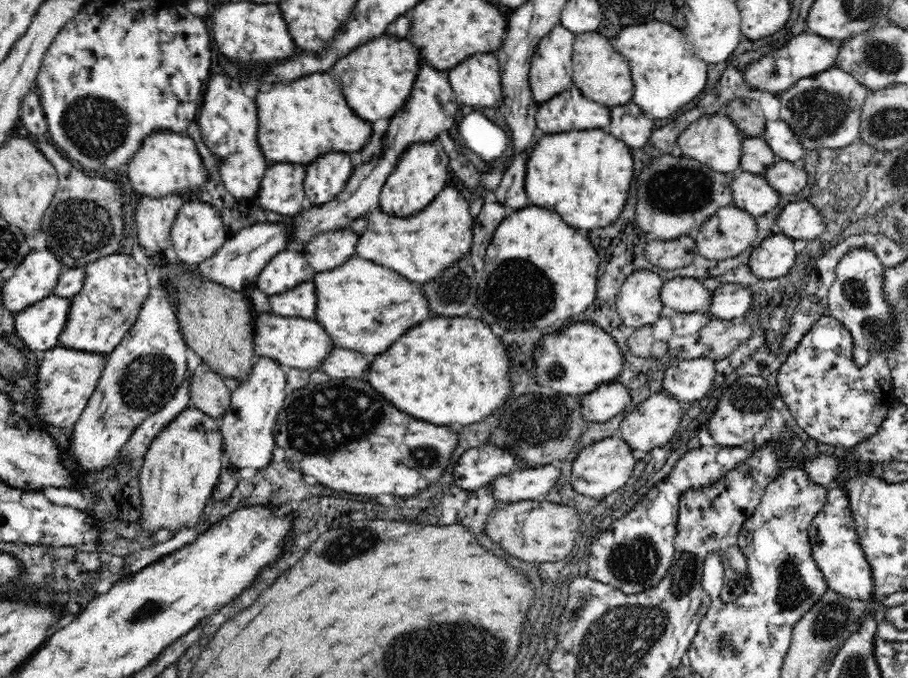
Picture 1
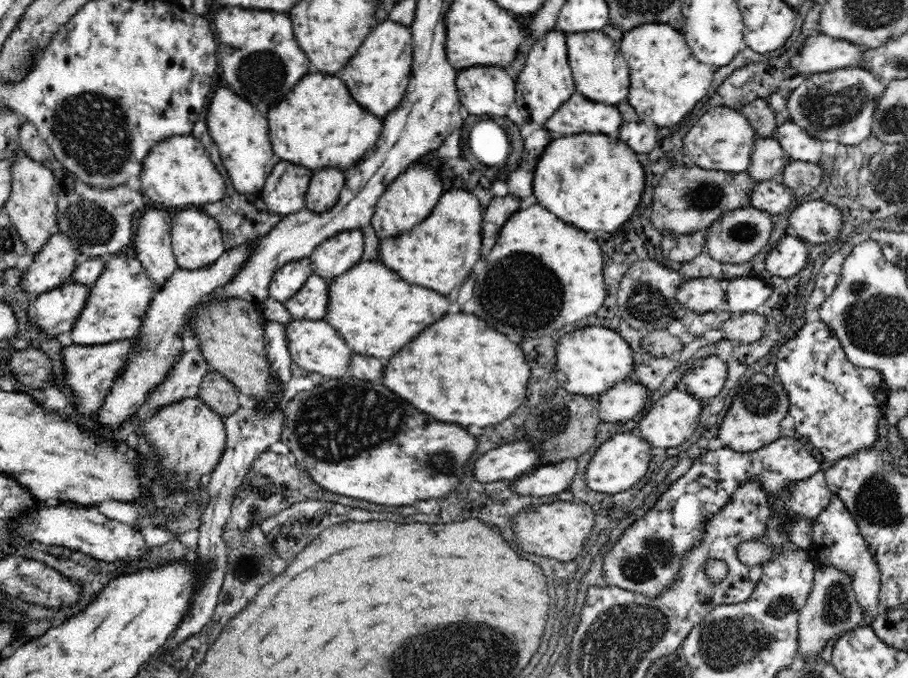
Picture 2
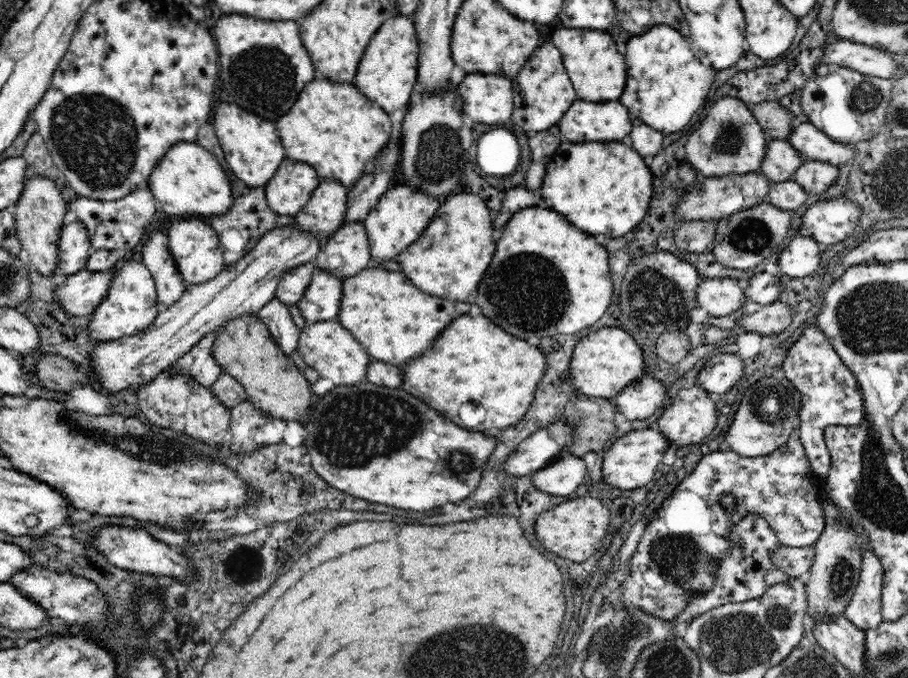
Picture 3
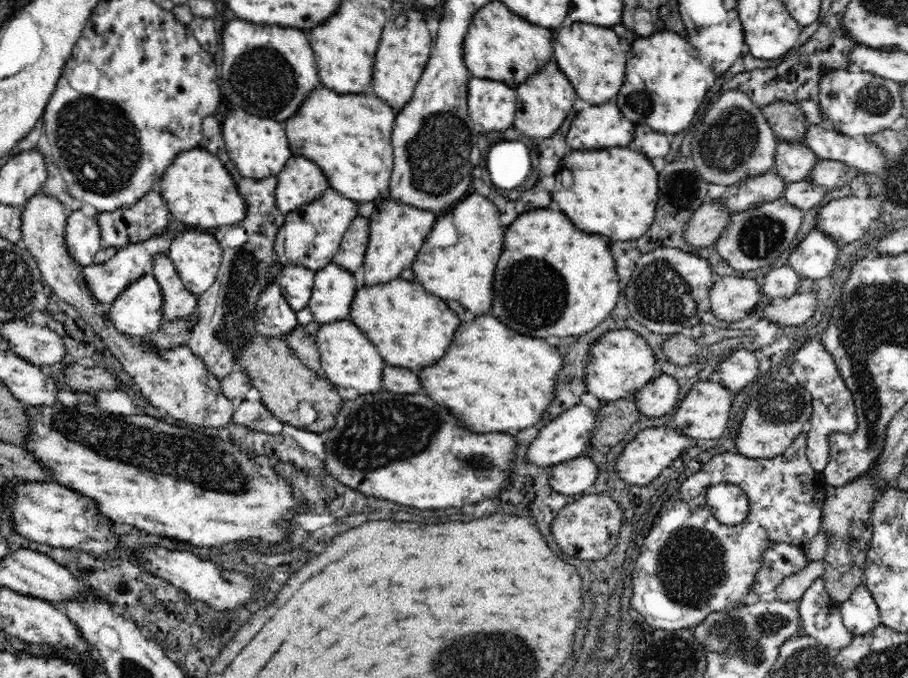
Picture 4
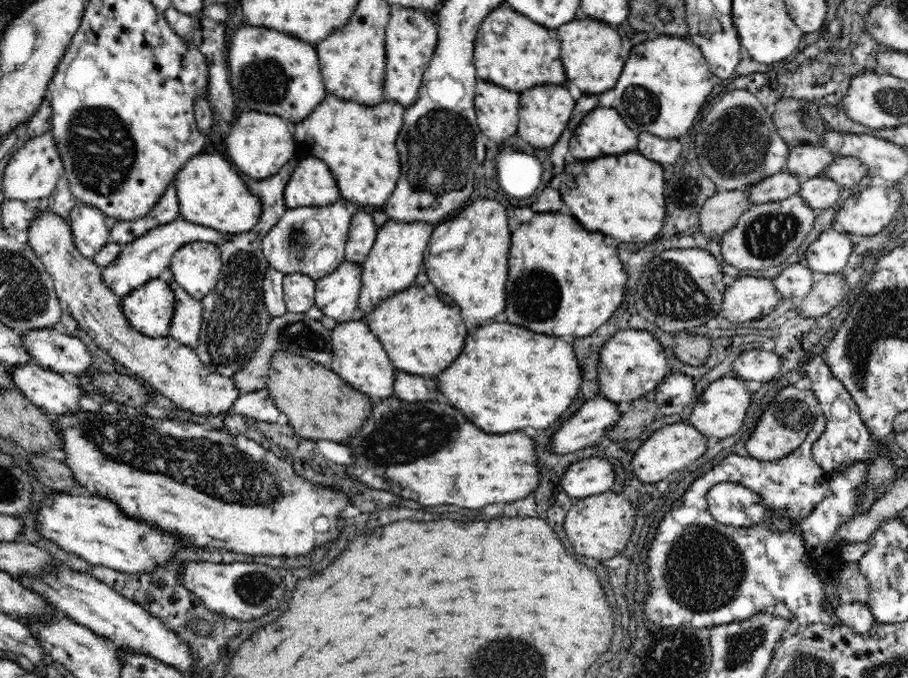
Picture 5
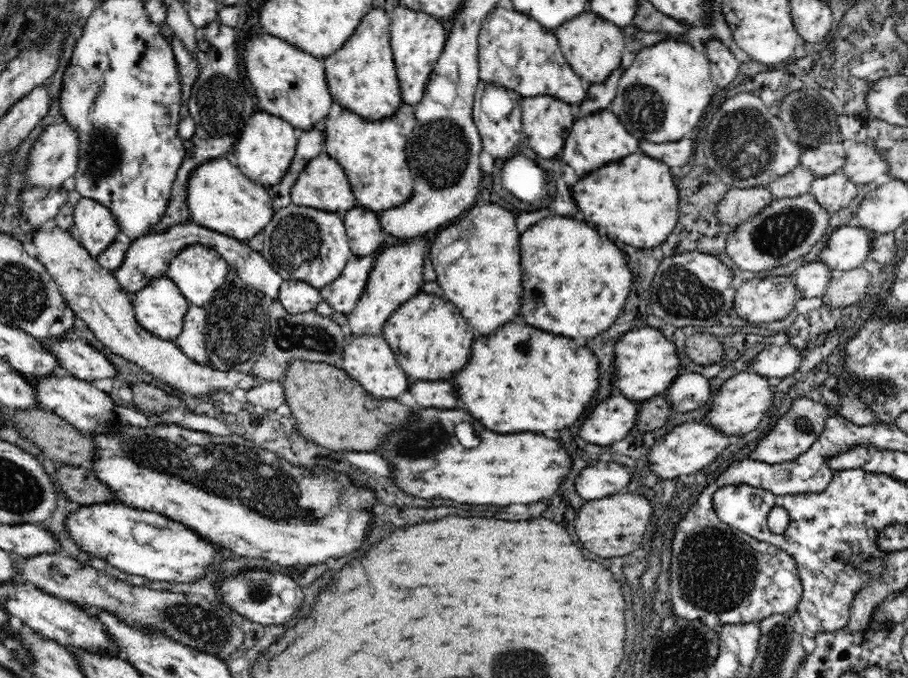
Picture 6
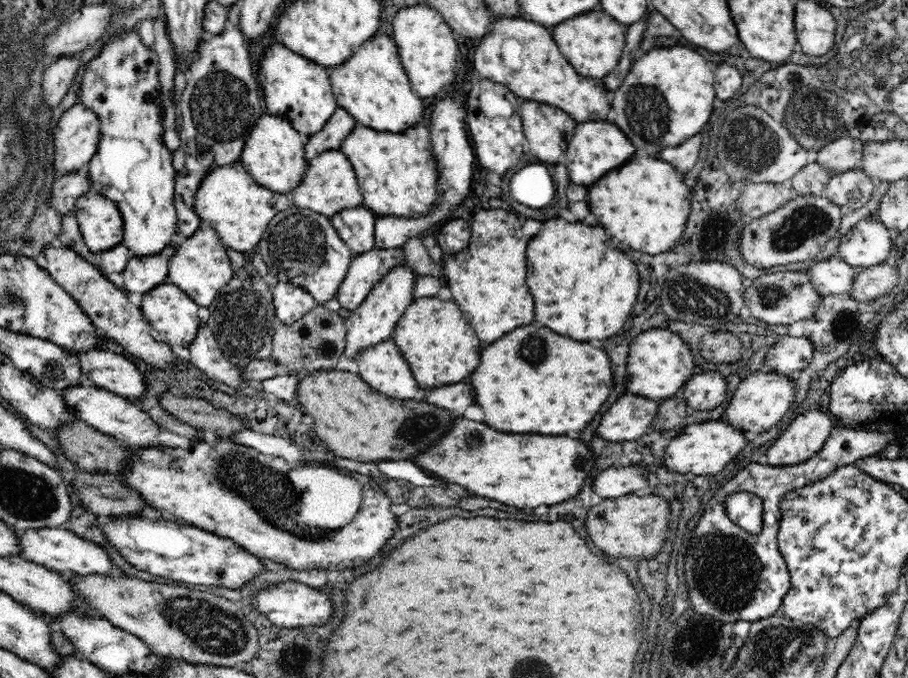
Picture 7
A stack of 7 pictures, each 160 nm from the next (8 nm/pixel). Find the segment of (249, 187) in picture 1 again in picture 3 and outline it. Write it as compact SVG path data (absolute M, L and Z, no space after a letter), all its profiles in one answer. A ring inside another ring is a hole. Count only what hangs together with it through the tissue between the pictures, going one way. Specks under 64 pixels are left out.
M226 102L218 105L213 119L215 136L218 137L229 170L246 186L264 187L284 160L282 142L278 142L278 132L274 130L274 124L242 110L236 104Z

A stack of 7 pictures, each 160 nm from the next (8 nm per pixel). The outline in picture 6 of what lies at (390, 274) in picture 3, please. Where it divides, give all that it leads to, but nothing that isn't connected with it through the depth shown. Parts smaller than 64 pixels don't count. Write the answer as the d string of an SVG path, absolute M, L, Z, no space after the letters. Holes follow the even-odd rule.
M424 291L408 298L382 324L382 336L394 350L400 368L416 380L448 380L458 374L470 358L472 332L452 302Z

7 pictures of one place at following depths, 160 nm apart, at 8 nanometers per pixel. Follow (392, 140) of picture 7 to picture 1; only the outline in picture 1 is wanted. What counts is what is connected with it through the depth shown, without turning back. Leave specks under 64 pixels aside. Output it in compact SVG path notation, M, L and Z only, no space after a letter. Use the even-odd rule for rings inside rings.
M312 74L298 82L278 84L270 92L260 92L258 104L258 142L264 156L272 162L298 162L307 165L322 154L322 150L344 150L352 155L370 138L368 121L354 118L340 86L328 74ZM300 116L300 118L294 118Z

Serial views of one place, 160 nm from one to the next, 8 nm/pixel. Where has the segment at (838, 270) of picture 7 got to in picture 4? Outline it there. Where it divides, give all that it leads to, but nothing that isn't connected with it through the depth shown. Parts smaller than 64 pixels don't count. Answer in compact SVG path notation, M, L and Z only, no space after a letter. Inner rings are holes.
M787 264L762 276L759 279L760 291L763 298L771 298L775 301L785 300L801 292L800 280L802 278Z

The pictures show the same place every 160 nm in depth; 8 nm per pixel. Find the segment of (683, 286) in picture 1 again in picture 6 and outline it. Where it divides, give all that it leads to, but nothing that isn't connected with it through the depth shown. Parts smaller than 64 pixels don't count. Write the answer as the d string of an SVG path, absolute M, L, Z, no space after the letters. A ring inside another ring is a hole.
M792 277L751 279L736 289L733 309L747 322L774 322L785 319L800 298Z

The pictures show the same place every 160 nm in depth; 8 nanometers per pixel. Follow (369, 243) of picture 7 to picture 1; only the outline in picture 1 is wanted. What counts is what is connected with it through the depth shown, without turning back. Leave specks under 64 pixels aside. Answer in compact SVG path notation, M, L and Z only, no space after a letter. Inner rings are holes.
M350 228L320 231L312 235L300 252L315 273L330 271L356 256L358 240L359 236Z

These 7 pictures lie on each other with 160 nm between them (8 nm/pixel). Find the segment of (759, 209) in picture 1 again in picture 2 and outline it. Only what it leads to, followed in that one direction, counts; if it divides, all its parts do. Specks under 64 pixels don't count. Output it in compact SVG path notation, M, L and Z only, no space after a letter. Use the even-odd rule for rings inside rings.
M779 179L758 181L750 190L750 206L764 210L771 215L780 214L790 206L796 194L792 188L784 185Z

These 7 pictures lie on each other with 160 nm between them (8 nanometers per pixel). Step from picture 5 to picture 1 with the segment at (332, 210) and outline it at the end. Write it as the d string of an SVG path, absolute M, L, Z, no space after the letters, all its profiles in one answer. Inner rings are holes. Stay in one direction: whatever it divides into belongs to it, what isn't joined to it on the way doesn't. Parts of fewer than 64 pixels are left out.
M332 152L306 165L305 197L312 206L330 202L342 192L353 173L354 157L348 152Z

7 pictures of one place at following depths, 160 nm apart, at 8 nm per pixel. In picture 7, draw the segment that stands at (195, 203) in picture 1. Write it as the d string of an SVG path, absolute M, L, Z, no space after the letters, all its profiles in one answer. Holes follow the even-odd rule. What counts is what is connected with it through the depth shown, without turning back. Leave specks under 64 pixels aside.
M200 227L188 239L178 243L174 256L170 258L168 277L174 285L188 293L199 307L210 307L223 286L234 278L227 248L218 233L212 228Z

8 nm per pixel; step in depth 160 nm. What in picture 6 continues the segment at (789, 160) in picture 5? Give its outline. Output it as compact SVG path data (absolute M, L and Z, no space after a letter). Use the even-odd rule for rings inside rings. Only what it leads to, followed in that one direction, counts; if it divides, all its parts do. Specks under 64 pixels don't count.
M841 141L824 143L816 148L805 148L799 164L817 177L838 173L846 164L846 150Z

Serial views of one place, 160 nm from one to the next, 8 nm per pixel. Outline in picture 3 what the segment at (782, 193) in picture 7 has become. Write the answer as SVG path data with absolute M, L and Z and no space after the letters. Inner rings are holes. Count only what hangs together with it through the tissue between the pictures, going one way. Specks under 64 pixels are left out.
M692 220L683 222L676 230L674 242L680 252L703 254L712 250L717 221Z

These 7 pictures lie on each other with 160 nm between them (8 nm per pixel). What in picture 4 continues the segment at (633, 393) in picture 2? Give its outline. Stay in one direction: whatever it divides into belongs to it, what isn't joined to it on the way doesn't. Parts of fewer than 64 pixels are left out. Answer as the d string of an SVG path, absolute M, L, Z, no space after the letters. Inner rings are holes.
M664 373L658 374L650 381L634 394L633 400L641 416L660 418L678 406L680 382Z

